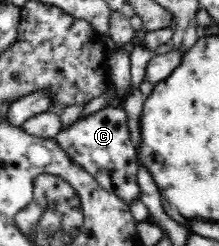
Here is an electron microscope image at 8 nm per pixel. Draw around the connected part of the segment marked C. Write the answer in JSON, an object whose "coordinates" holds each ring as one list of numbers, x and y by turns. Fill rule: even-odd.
{"coordinates":[[102,108,94,115,78,120,69,129,62,129,55,140,68,156,92,174,106,191,112,192,114,196,128,204,140,199,142,190,137,175,138,153,128,136,123,109]]}

